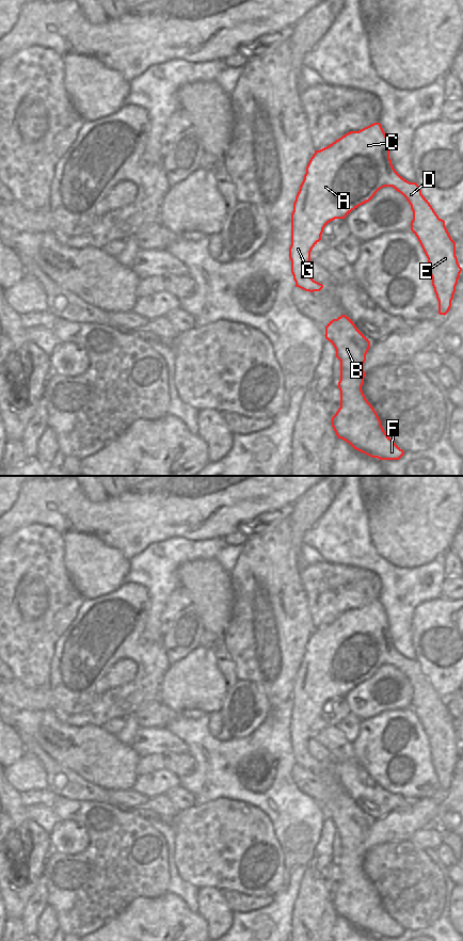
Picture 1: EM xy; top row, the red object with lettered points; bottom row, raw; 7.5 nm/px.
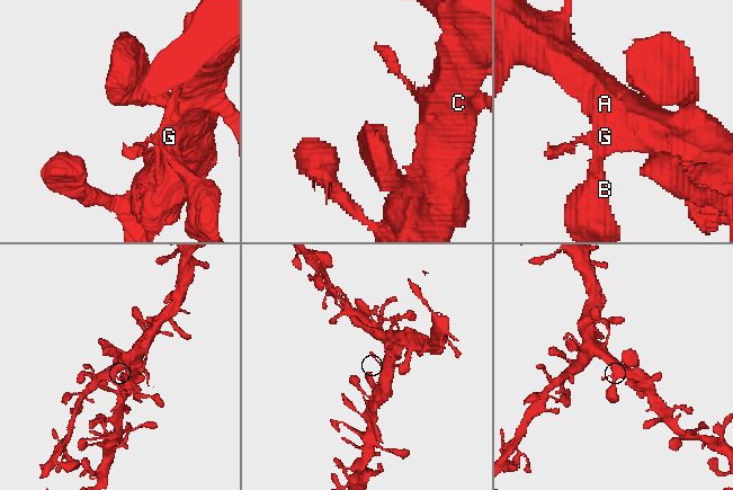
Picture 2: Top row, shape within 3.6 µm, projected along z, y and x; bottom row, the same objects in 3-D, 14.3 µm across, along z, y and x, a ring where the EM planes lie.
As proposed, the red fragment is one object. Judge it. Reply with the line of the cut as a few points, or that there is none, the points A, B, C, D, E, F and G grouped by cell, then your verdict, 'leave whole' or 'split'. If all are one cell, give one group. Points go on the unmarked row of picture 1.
no cut | A B C D E F G | leave whole

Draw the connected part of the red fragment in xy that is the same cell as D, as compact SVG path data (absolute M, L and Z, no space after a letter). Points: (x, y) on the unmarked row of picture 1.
M373 601L358 609L350 609L330 622L329 624L315 628L307 644L304 657L293 681L291 691L291 723L289 725L289 736L291 738L291 751L296 760L296 765L305 769L320 769L323 763L314 759L307 751L306 745L310 739L310 730L313 725L321 718L323 706L335 697L345 697L352 688L369 680L374 672L384 665L393 665L401 671L413 689L411 708L417 715L430 743L430 753L432 764L438 779L438 792L446 793L450 785L456 764L460 755L462 746L456 734L456 720L451 717L445 699L440 697L428 677L421 672L421 668L416 660L405 658L393 644L389 636L389 623L387 615L380 601Z

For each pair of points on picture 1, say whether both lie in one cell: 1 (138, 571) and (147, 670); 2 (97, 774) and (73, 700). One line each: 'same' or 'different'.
1: different
2: different

